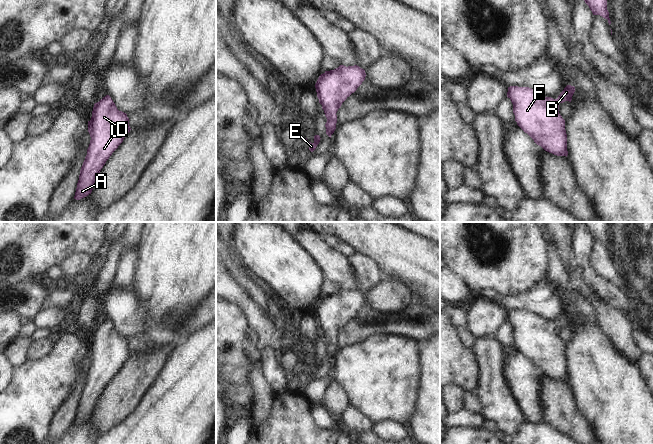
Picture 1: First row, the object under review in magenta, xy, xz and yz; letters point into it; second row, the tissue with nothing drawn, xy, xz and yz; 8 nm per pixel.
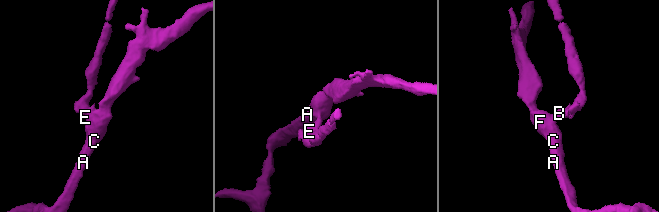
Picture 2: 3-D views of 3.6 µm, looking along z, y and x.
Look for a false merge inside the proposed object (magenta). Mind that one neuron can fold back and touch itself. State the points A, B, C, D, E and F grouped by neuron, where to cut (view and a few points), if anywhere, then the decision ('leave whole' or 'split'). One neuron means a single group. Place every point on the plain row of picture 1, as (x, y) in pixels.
A B C D E F; no cut; leave whole

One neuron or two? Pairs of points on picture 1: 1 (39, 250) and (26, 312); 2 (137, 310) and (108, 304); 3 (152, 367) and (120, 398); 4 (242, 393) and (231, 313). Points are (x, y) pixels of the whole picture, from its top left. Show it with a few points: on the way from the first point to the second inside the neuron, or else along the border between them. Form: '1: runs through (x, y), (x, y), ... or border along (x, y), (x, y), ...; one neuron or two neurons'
1: border along (28, 279), (10, 286); two neurons
2: runs through (130, 310), (125, 310), (118, 304), (115, 304); one neuron
3: runs through (144, 374), (128, 390); one neuron
4: border along (249, 383), (244, 386), (226, 385); two neurons

